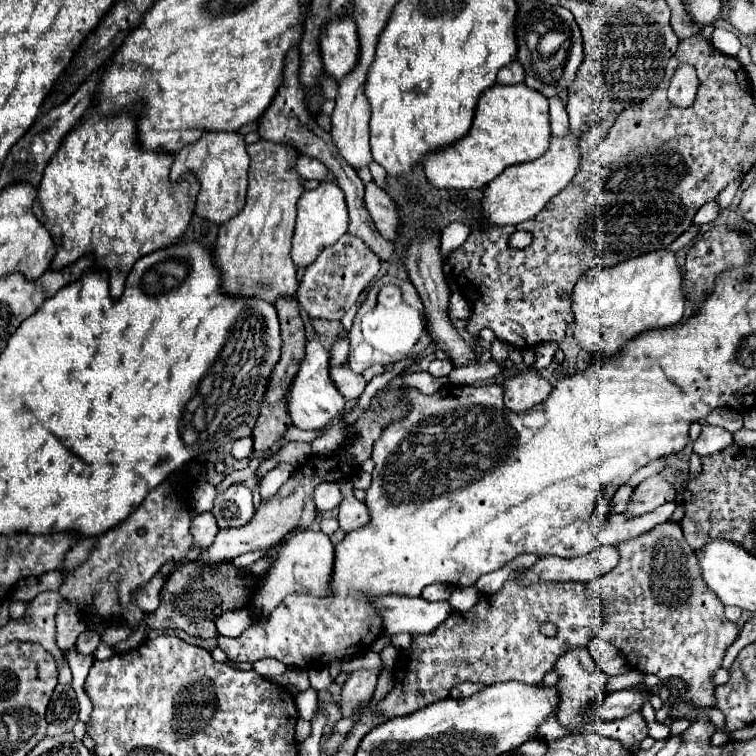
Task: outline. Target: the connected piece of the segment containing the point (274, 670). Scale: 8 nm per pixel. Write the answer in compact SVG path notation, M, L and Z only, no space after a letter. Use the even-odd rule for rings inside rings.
M260 659L260 661L256 661L252 667L254 667L254 671L256 671L256 673L260 673L262 677L264 677L264 675L282 677L282 675L284 675L284 671L286 671L284 663L276 661L276 659Z

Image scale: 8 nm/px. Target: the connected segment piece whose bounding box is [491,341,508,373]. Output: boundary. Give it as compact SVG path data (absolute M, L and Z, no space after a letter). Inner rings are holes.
M494 341L491 346L491 354L500 365L502 365L502 373L504 372L504 362L508 359L508 349L506 349L506 345L502 343L502 341Z

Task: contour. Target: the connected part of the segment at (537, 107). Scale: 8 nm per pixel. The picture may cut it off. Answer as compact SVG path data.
M494 85L480 95L470 133L458 143L428 155L424 171L436 189L472 191L486 187L506 167L526 163L548 151L550 123L548 99L526 85Z

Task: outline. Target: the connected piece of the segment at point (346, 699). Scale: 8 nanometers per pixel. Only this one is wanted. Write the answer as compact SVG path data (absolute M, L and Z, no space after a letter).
M354 671L346 685L342 687L342 701L340 701L340 715L352 717L360 705L368 703L374 695L378 681L376 671Z

